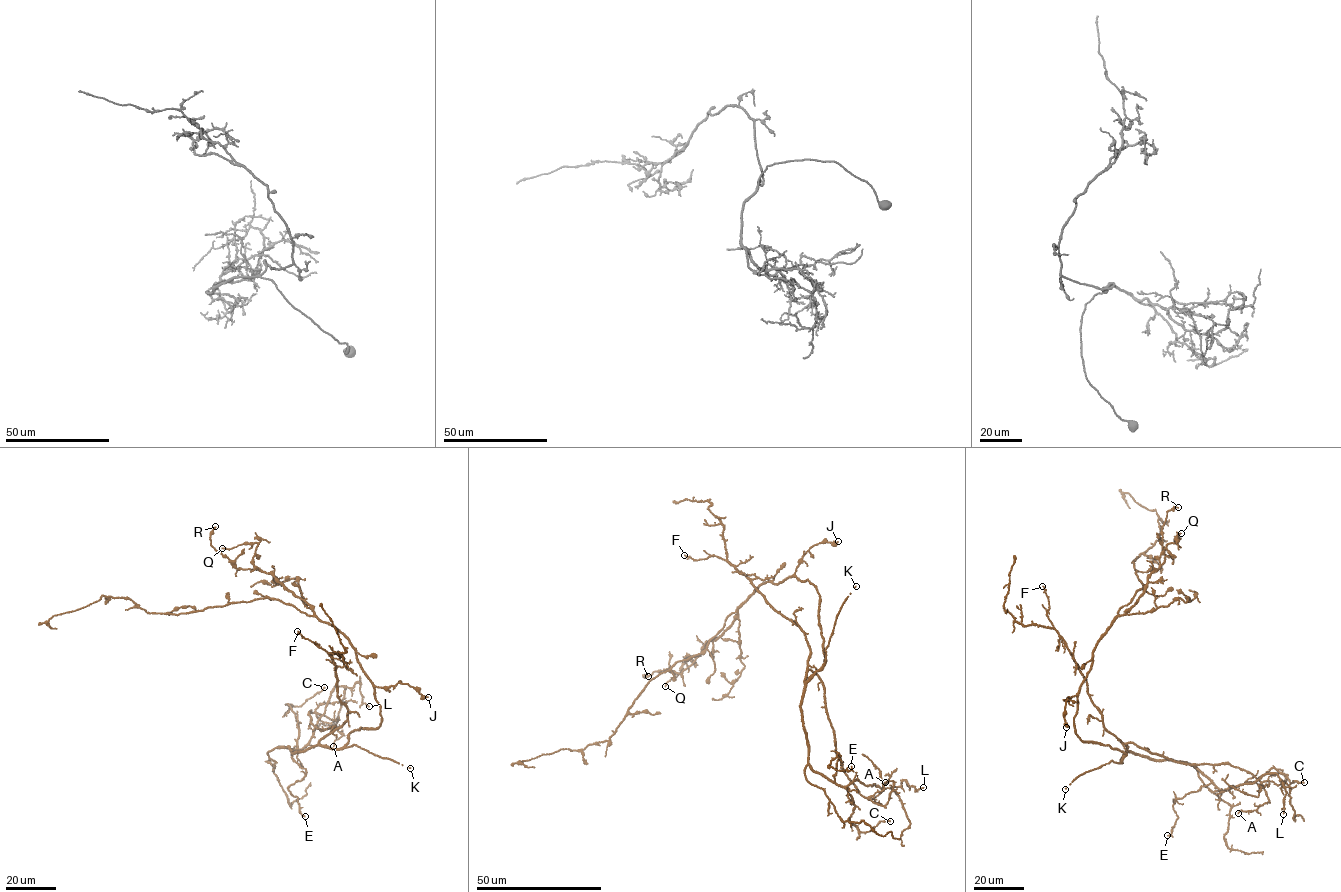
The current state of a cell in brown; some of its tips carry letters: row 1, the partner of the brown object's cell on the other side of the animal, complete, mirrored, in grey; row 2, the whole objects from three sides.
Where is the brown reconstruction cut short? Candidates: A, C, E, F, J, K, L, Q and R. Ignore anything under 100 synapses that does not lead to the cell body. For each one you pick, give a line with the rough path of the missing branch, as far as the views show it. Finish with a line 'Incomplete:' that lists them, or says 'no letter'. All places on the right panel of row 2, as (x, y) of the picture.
Incomplete: K

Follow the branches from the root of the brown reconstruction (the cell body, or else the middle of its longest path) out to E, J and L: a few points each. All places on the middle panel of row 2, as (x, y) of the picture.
E: (806, 581), (820, 598), (826, 661), (800, 705), (809, 765), (834, 782), (837, 754), (829, 767), (851, 766)
J: (806, 581), (800, 581), (794, 575), (807, 550), (820, 543), (838, 541)
L: (806, 581), (820, 598), (826, 661), (800, 705), (809, 765), (841, 786), (923, 787)

